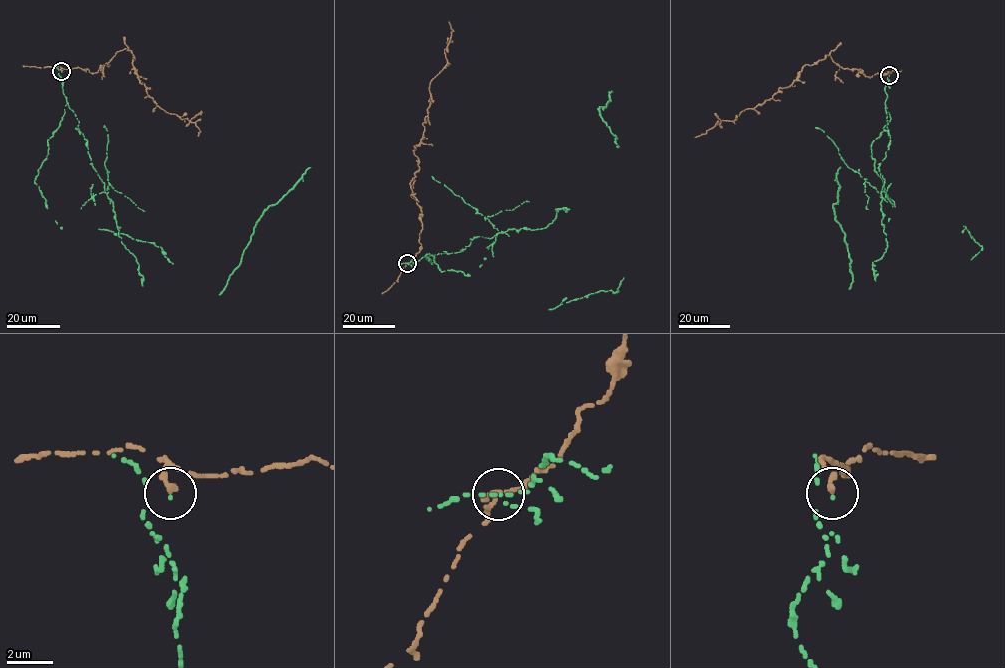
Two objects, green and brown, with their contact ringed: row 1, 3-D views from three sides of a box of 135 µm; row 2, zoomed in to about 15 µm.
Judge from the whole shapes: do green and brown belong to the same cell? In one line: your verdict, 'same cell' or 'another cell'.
another cell

